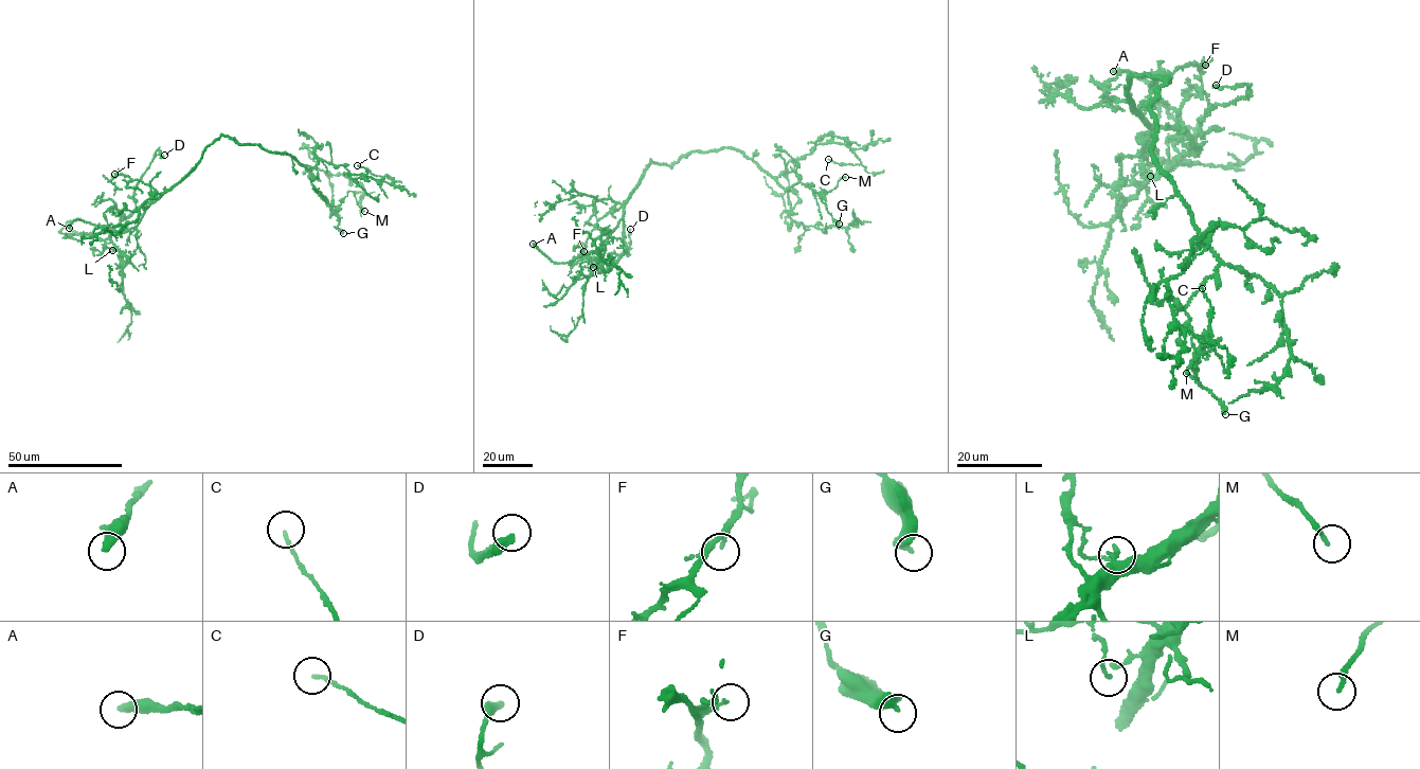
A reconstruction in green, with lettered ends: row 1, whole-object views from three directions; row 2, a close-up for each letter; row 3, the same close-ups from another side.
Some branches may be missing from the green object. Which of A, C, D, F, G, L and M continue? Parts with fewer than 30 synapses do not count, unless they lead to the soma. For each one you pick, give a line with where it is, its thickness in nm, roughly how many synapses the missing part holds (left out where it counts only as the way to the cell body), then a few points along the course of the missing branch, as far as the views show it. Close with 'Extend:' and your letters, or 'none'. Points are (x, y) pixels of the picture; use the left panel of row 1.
A: (69, 228) | 380 nm | (69, 228), (49, 240), (46, 252), (29, 257)
Extend: A

